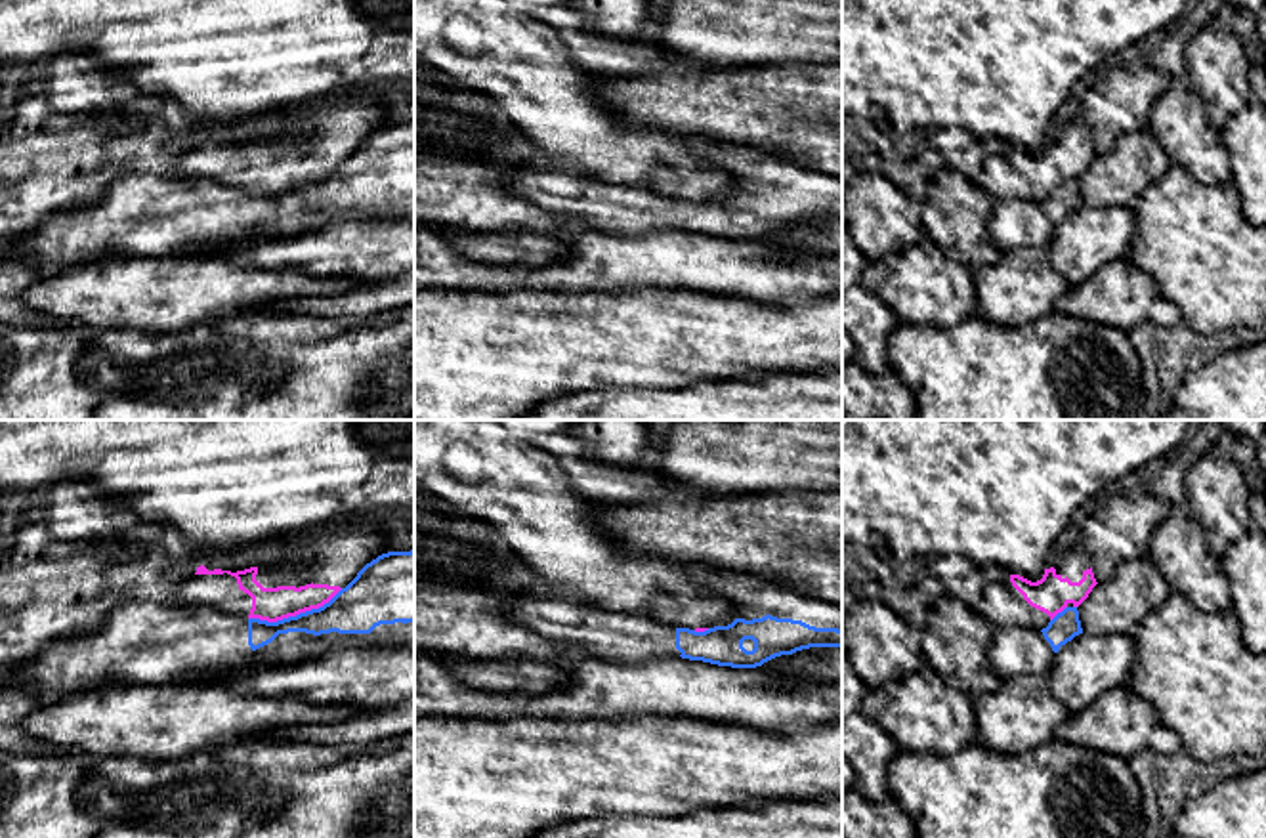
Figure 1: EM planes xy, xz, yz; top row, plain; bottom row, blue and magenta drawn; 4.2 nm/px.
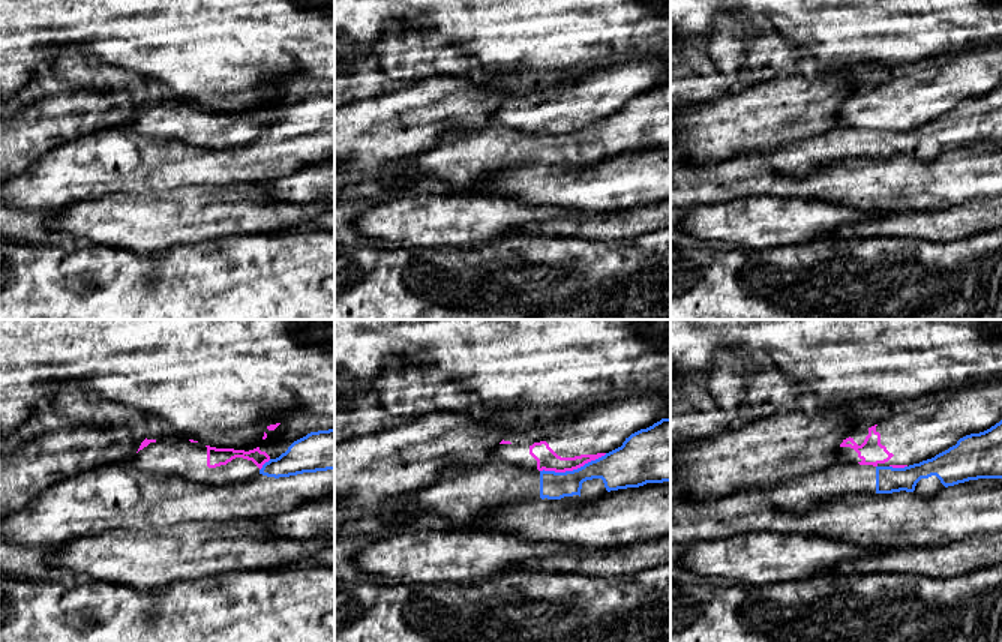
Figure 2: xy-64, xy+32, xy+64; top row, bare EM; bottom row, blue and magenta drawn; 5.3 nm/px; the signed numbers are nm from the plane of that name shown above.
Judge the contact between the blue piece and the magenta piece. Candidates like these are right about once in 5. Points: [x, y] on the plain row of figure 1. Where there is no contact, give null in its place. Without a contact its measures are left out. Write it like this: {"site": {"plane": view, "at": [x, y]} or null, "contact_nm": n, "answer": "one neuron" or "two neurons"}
{"site": {"plane": "xy", "at": [296, 188]}, "contact_nm": 420, "answer": "two neurons"}

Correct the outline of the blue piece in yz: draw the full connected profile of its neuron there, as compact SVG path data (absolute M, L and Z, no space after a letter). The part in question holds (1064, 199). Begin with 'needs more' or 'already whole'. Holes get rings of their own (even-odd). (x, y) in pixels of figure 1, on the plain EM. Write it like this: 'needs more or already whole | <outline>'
needs more | M1066 179L1046 200L993 200L989 235L1001 252L1020 246L1046 250L1062 218L1083 206L1077 179Z

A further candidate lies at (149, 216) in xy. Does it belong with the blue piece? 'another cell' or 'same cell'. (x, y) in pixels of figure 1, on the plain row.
same cell

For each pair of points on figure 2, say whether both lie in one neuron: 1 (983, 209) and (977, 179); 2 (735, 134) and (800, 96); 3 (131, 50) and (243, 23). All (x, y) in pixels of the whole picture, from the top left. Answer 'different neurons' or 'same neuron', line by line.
1: different neurons
2: same neuron
3: same neuron

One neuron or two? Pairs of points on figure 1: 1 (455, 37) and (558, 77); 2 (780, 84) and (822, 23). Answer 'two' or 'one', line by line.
1: one
2: two

